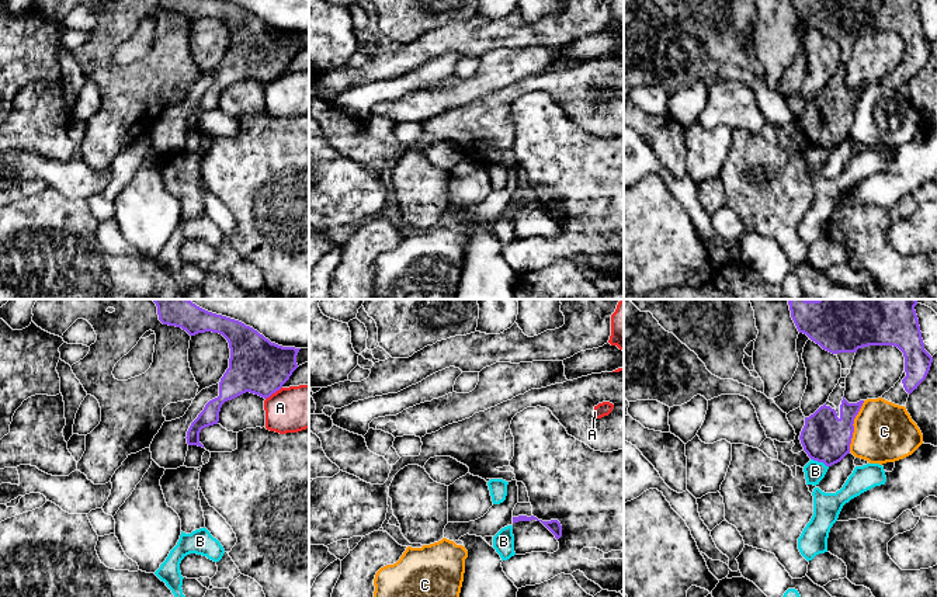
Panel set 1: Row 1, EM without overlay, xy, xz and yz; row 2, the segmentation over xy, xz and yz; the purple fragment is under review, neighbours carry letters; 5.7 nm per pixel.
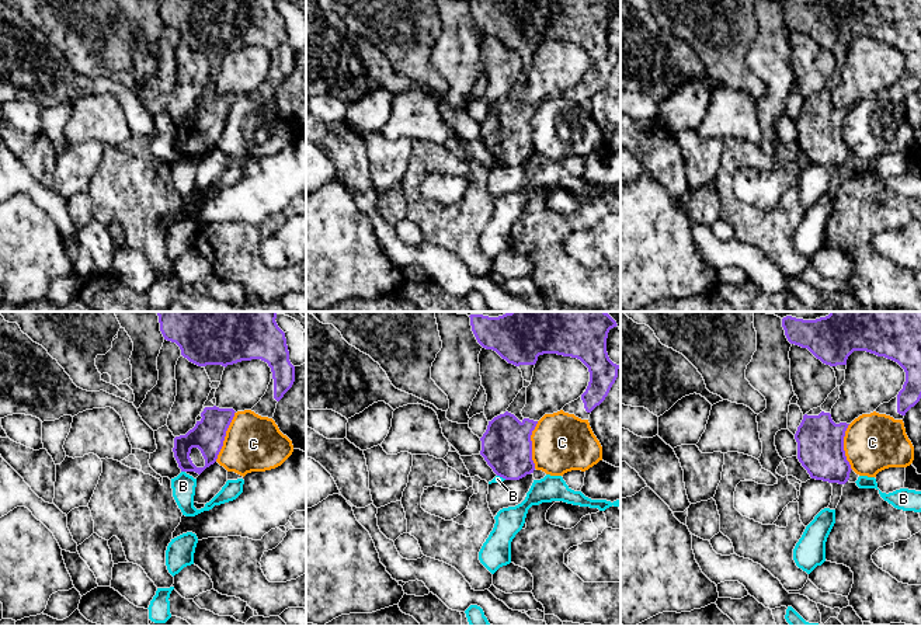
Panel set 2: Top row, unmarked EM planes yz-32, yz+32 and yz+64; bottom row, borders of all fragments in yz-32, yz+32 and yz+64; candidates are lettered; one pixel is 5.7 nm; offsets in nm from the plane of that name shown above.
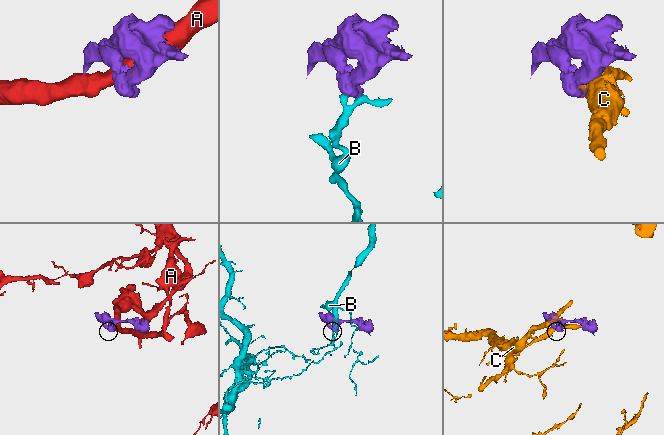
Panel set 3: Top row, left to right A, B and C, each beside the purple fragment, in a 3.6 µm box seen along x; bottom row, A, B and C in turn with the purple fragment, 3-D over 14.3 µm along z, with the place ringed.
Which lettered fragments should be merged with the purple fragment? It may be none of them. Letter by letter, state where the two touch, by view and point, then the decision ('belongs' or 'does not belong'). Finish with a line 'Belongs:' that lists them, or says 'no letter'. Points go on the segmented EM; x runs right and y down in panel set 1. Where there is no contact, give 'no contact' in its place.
A: xy (273, 392) | does not belong
B: yz (819, 461) | does not belong
C: yz (853, 426) | does not belong
Belongs: no letter

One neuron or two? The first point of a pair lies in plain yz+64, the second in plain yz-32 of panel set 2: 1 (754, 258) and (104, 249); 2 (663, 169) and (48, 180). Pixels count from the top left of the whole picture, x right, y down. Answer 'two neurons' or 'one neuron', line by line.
1: two neurons
2: one neuron

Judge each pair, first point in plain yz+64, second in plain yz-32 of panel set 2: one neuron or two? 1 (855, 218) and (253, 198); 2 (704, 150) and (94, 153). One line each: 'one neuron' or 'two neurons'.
1: two neurons
2: one neuron

